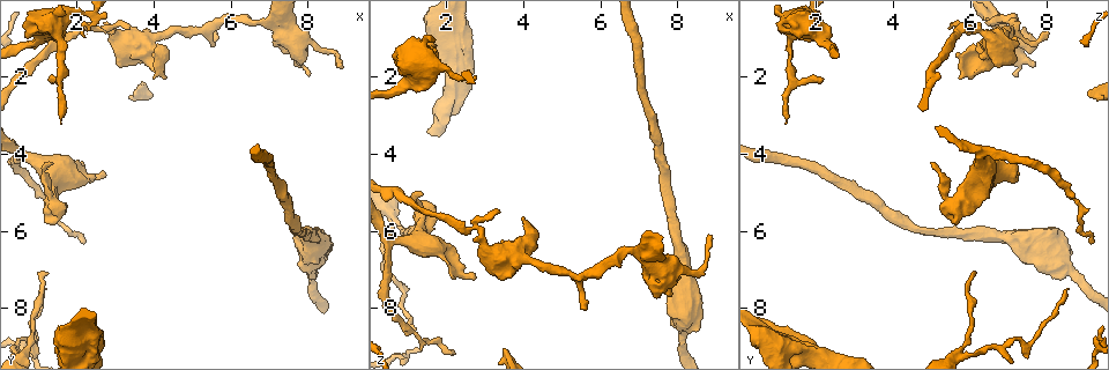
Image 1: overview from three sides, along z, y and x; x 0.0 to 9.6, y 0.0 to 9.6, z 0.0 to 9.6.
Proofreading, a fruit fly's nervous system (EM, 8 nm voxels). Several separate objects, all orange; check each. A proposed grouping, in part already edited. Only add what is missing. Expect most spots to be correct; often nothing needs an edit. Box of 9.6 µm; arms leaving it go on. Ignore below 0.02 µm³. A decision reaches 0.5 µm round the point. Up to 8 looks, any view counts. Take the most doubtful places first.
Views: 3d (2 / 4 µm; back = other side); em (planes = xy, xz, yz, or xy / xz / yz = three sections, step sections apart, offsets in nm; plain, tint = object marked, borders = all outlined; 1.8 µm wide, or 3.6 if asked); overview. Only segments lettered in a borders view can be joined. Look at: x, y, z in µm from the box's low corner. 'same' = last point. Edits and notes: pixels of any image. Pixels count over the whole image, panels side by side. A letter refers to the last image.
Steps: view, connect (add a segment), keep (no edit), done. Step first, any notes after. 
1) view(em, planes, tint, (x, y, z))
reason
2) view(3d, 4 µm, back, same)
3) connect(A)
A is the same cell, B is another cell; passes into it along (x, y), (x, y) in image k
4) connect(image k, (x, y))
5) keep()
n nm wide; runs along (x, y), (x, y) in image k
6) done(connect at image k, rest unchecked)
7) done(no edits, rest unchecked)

view(em, xy, step 8, tint, (2.15, 4.25, 6.95))
an open end

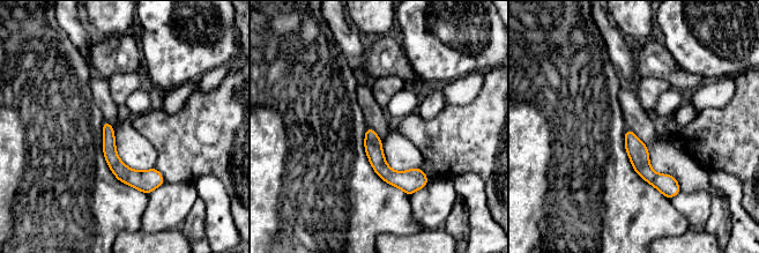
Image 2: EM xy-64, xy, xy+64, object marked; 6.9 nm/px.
view(em, xz, step 8, borders, same)
another direction

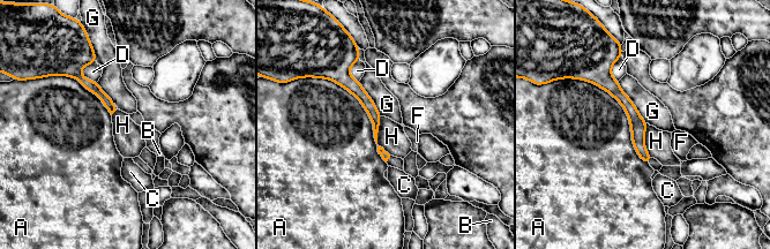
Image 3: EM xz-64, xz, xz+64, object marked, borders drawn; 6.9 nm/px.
keep()
A, B, C, D, F, G and H are other cells; border along (380, 117), (378, 144), (390, 155) in image 3; no lettered segment goes on from it

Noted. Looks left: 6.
view(3d, 4 µm, (1.50, 0.75, 1.50))
thick turns thin

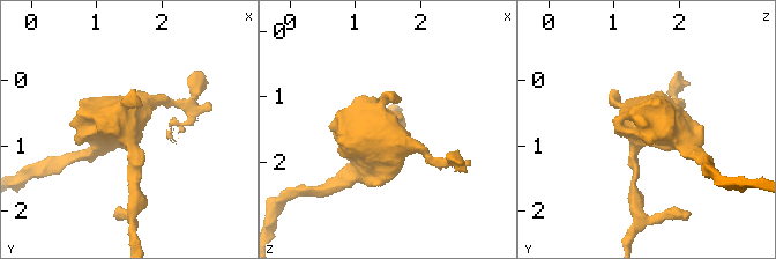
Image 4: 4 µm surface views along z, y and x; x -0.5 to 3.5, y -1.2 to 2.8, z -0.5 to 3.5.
view(em, 3.6 µm, xy, step 16, tint, (1.45, 0.80, 1.45))

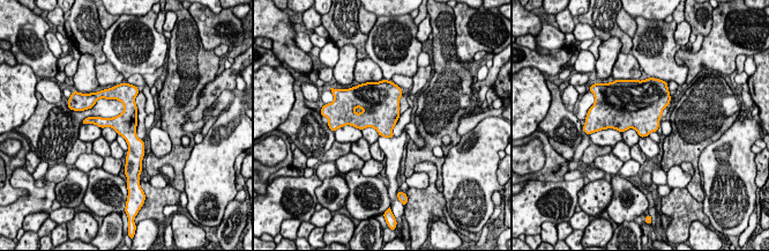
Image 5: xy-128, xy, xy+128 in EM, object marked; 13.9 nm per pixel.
view(em, 3.6 µm, xy, step 16, borders, same)

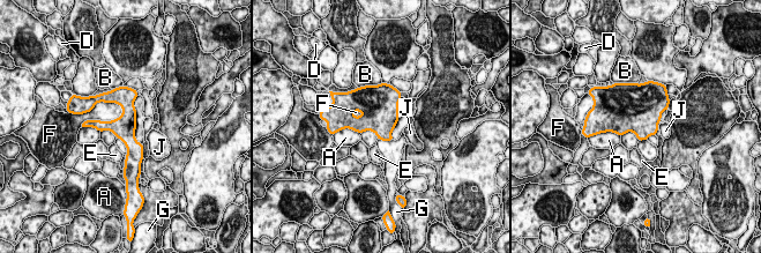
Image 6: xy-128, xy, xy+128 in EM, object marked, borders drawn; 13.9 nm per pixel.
keep()
320 nm wide; A, B, D, E, F, G and J are other cells; border along (122, 106), (112, 120), (84, 121) in image 6; none of them fits

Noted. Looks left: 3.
view(em, xz, step 4, tint, (2.15, 6.30, 9.15))
end of a long branch

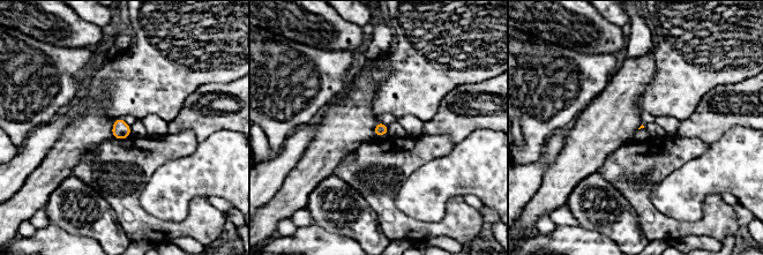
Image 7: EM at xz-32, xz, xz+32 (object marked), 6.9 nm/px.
view(em, planes, borders, same)
another direction

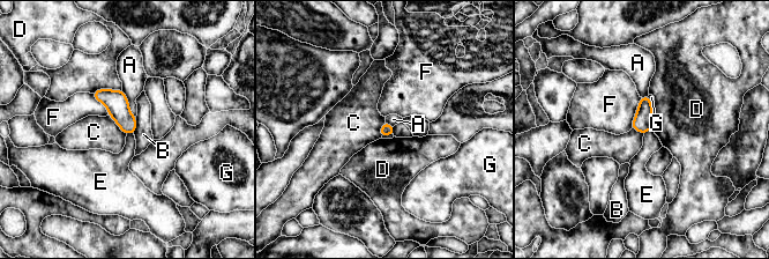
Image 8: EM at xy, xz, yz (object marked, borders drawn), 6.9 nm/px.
keep()
A, B, C, D, E, F and G are other cells; border along (651, 128), (643, 133) in image 8; no lettered segment goes on from it

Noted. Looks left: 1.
done(no edits, rest unchecked)

